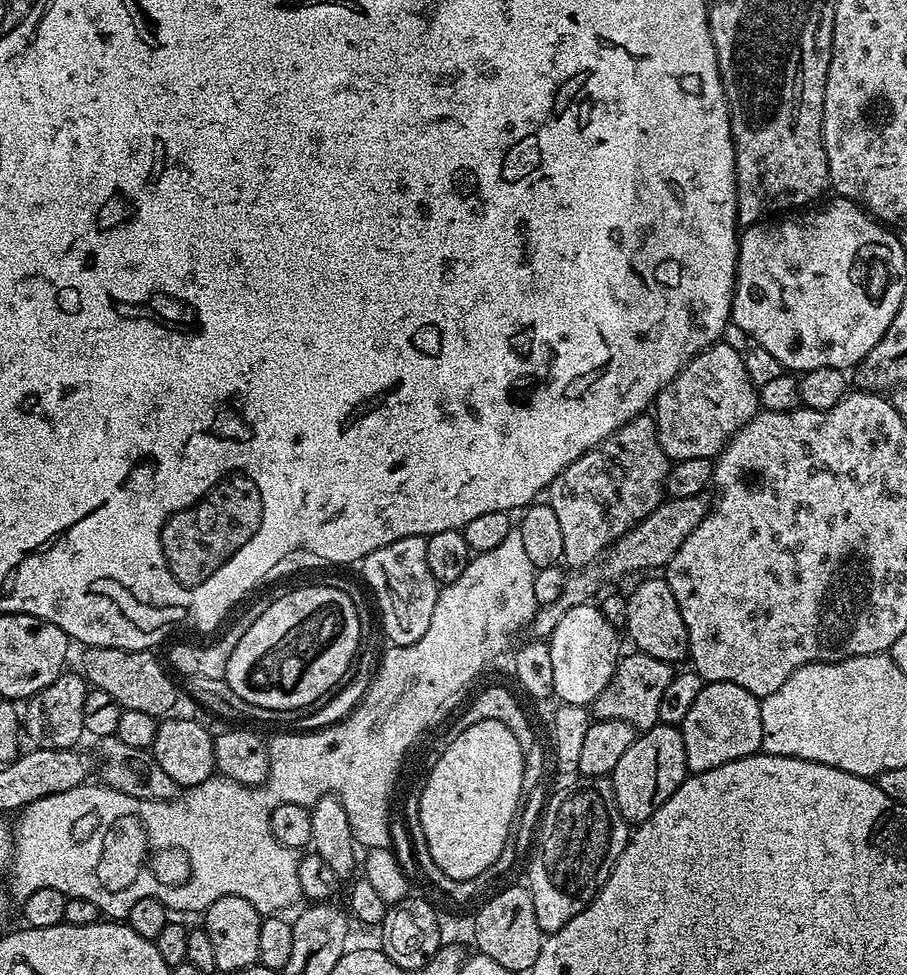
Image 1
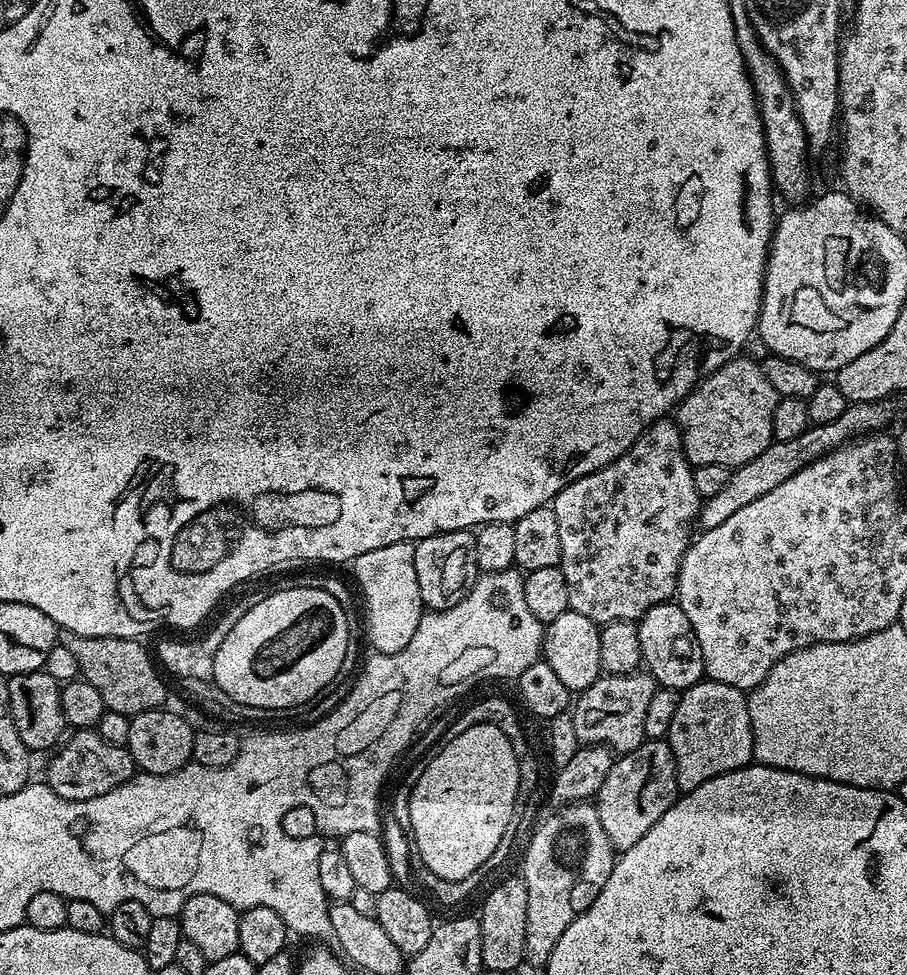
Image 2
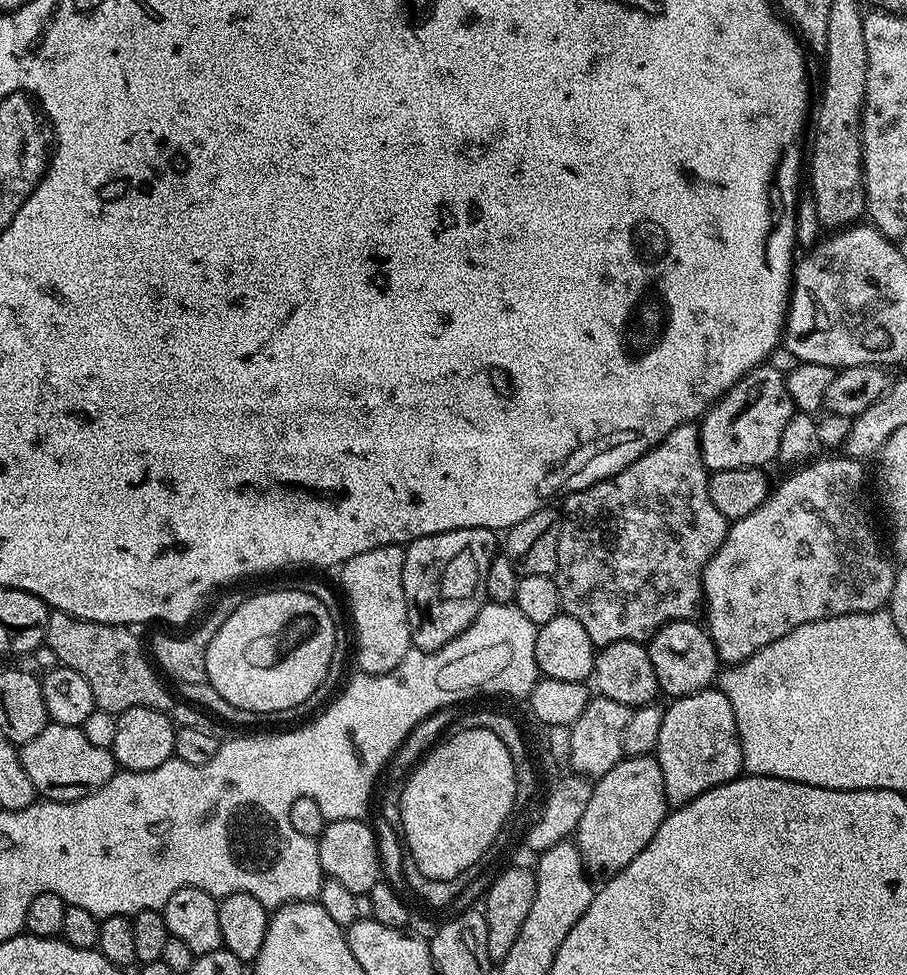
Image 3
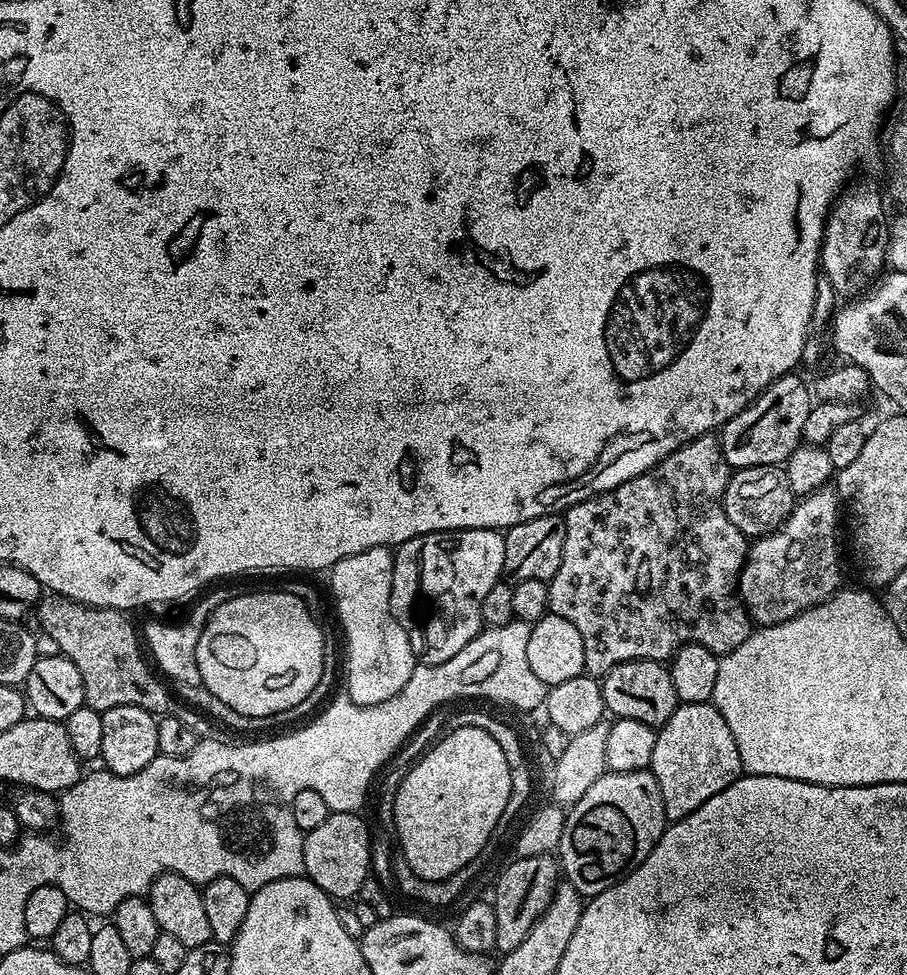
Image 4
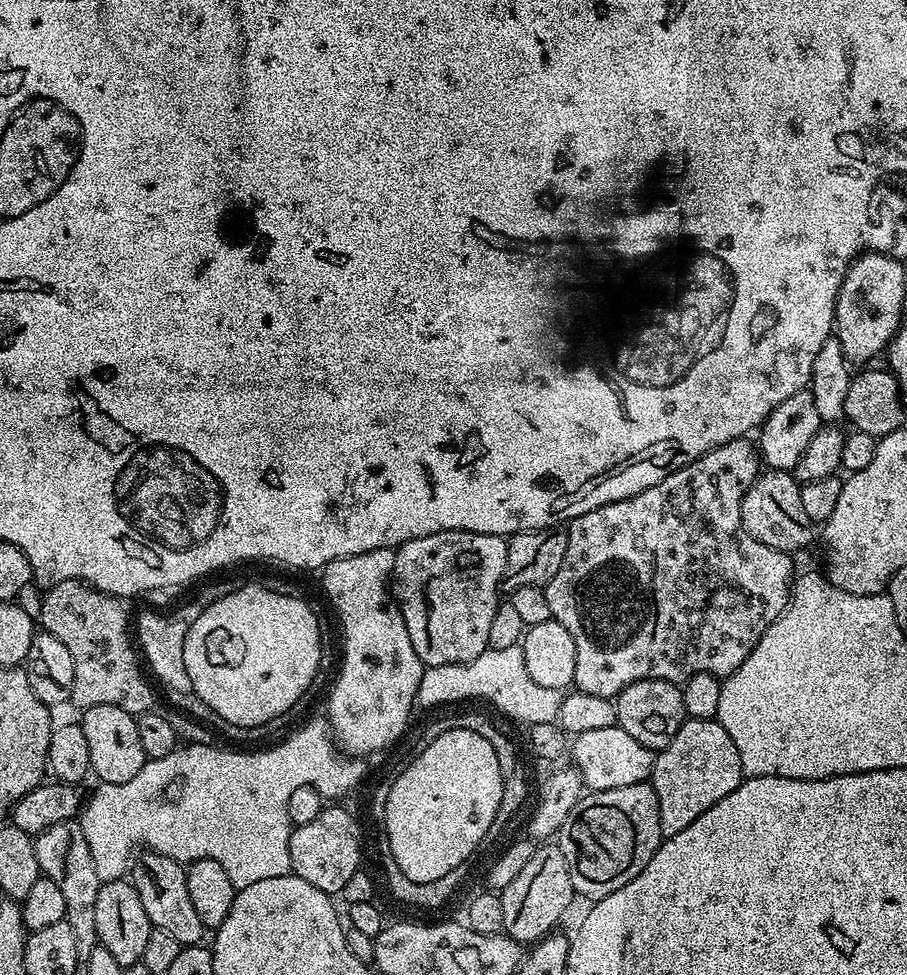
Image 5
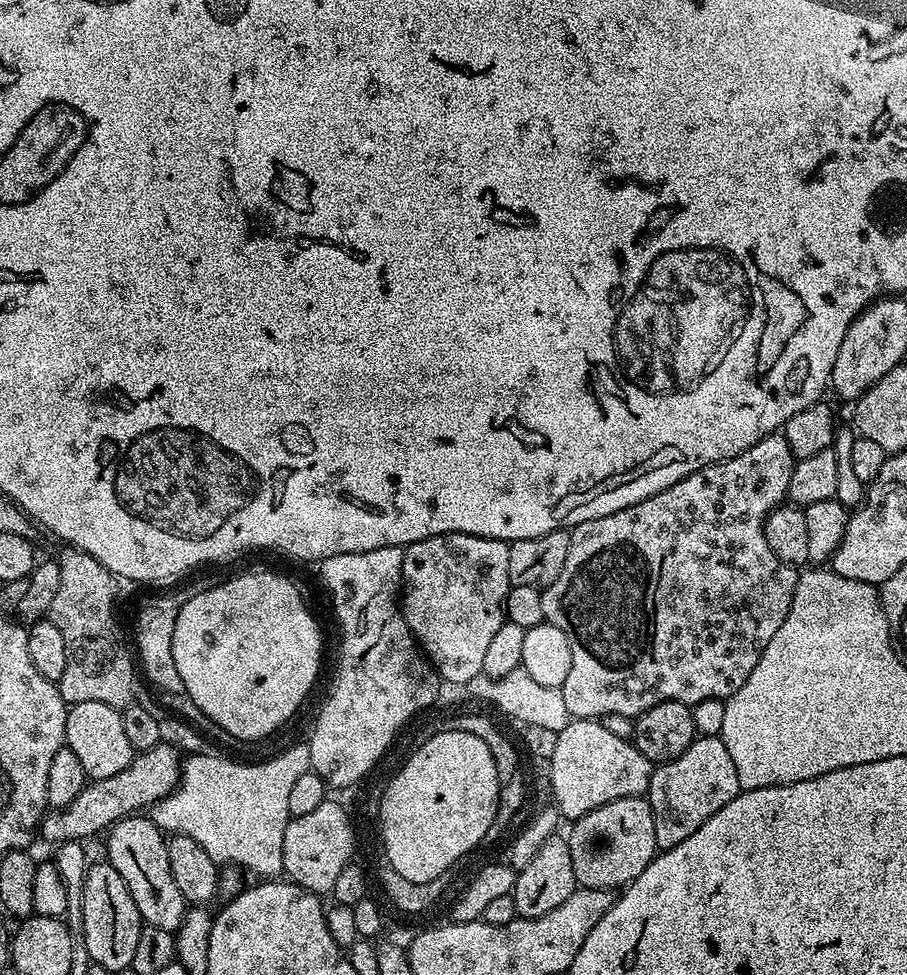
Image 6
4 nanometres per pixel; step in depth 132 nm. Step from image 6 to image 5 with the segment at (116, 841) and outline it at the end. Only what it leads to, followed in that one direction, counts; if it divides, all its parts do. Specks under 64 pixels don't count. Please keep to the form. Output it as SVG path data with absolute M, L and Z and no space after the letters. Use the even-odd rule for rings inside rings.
M141 851L131 865L130 883L138 890L138 898L142 898L146 918L150 918L153 928L178 938L181 946L196 946L203 941L200 939L206 935L206 929L190 903L190 890L186 890L186 868L180 861L157 852Z

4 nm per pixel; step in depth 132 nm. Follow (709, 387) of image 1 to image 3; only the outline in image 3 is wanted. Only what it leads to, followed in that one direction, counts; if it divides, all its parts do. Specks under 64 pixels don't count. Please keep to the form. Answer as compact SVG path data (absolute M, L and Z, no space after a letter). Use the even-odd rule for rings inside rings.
M767 366L753 368L704 413L698 427L702 458L709 473L768 466L779 457L782 430L794 415L784 377L785 373Z

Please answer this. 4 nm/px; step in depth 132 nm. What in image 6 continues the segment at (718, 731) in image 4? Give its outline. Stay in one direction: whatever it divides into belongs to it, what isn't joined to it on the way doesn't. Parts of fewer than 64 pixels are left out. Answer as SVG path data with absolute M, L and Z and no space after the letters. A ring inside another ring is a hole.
M697 735L682 754L673 760L665 760L659 766L653 767L652 776L648 779L648 790L646 799L650 810L654 814L654 842L657 849L663 850L678 846L678 842L686 842L706 818L718 814L726 802L730 802L741 792L738 782L738 770L734 770L734 761L730 758L730 750L720 741L719 736Z

